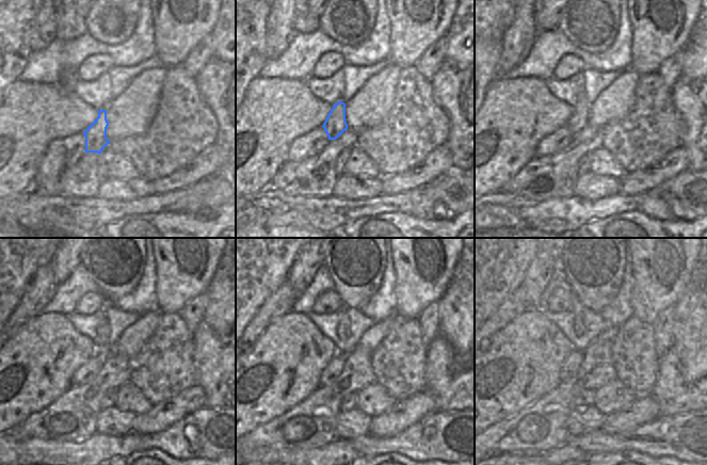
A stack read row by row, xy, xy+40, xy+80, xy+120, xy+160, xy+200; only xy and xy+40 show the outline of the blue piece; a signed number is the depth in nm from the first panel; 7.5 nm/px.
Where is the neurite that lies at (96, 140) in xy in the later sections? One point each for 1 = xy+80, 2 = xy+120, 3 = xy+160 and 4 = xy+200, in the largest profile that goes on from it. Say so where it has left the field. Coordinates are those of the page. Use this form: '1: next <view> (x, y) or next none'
1: next xy+80 (578, 119)
2: next xy+120 (102, 350)
3: next xy+160 (343, 325)
4: next xy+200 (579, 321)

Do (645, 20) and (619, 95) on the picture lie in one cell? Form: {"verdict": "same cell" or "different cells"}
{"verdict": "same cell"}

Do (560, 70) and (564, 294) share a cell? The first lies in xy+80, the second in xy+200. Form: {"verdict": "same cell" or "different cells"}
{"verdict": "same cell"}

